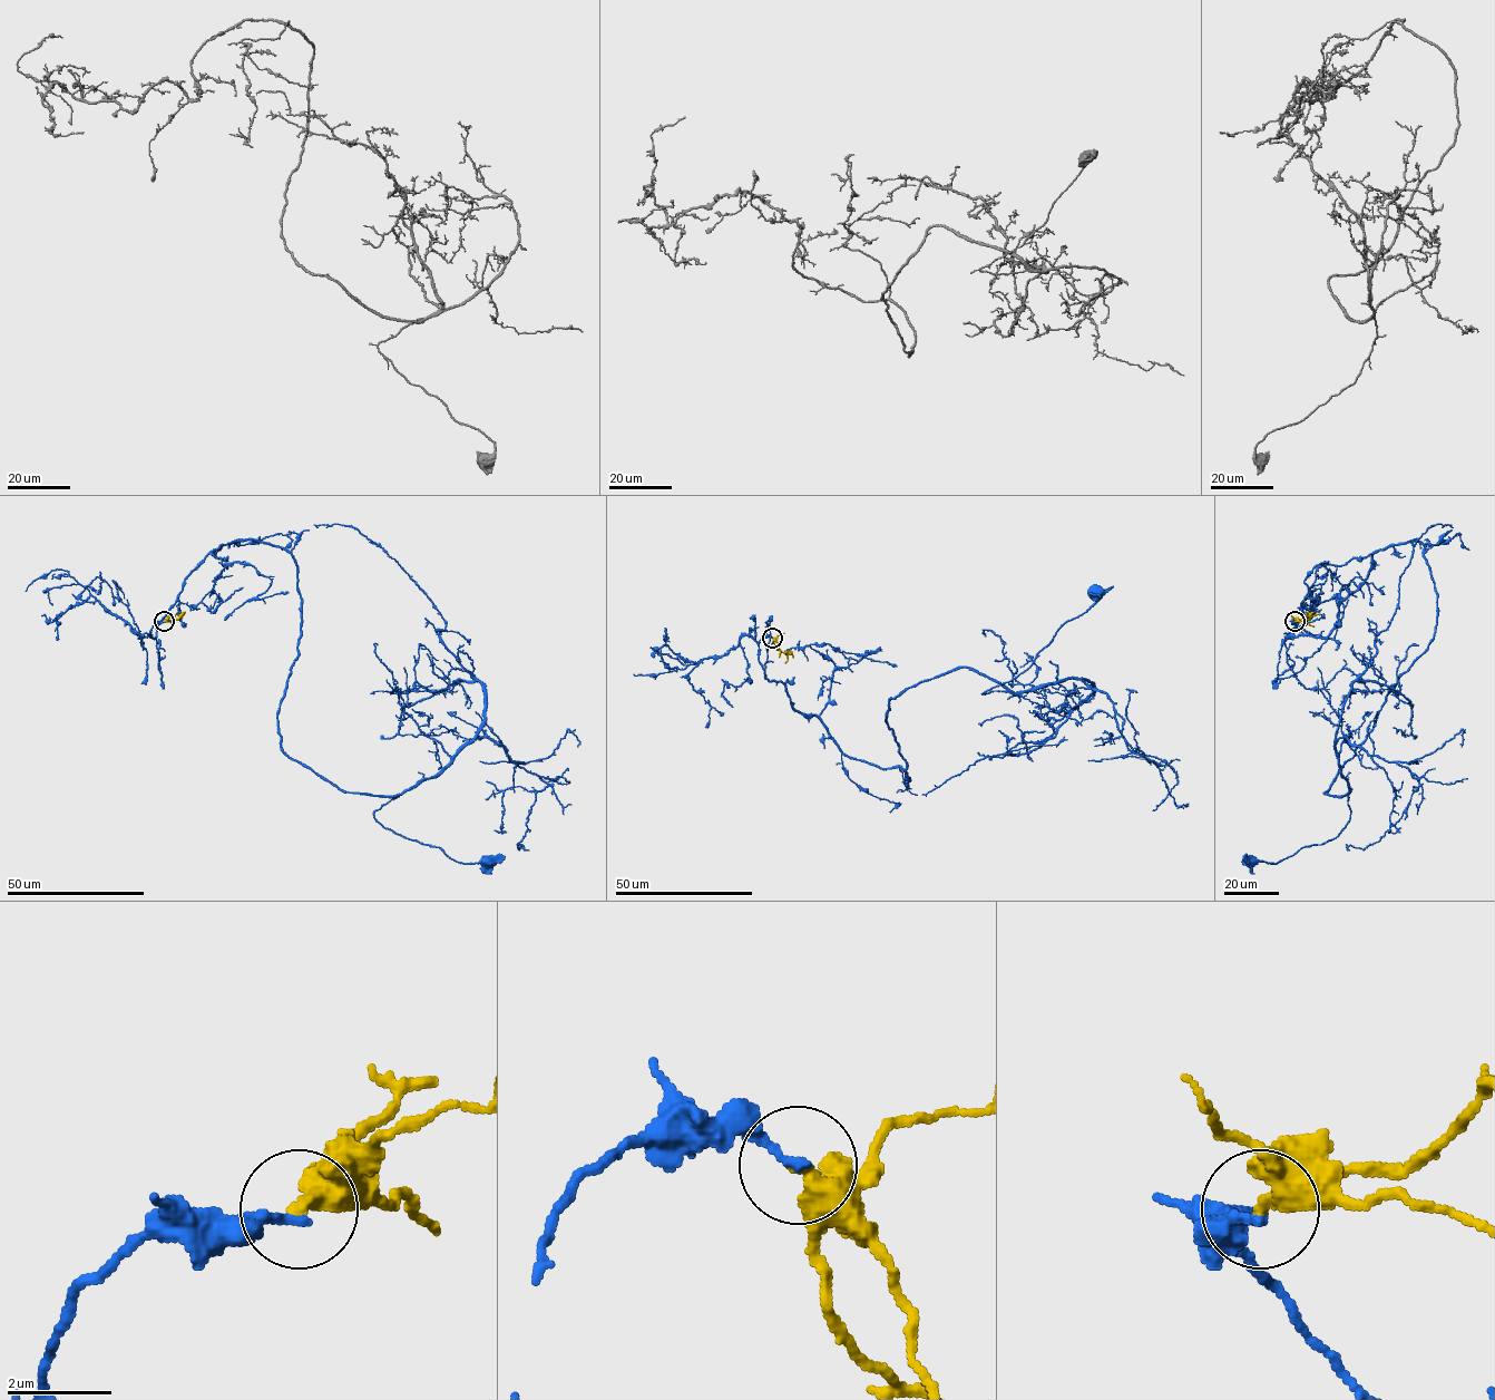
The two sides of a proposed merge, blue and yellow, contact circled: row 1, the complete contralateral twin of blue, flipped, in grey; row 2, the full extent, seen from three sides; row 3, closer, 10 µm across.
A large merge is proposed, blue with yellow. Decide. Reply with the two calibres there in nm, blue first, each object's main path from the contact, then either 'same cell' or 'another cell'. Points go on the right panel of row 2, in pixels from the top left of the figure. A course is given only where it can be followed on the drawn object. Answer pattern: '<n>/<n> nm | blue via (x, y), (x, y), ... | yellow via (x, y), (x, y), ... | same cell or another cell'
170/420 nm | blue via (1295, 621), (1326, 638), (1371, 556), (1425, 546), (1435, 635), (1325, 793), (1350, 817), (1248, 859) | yellow via (1295, 621), (1320, 614) | another cell

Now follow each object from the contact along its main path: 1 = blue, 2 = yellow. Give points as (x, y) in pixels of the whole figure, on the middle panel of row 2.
1: (773, 638), (759, 662), (794, 709), (909, 780), (889, 701), (970, 668), (1005, 691), (981, 693), (1097, 591)
2: (773, 638), (774, 645), (788, 653), (785, 663)

